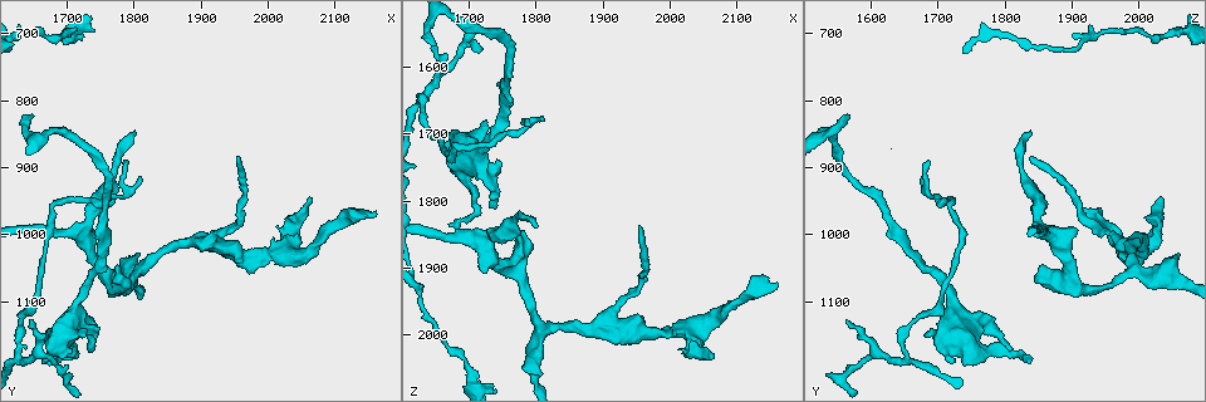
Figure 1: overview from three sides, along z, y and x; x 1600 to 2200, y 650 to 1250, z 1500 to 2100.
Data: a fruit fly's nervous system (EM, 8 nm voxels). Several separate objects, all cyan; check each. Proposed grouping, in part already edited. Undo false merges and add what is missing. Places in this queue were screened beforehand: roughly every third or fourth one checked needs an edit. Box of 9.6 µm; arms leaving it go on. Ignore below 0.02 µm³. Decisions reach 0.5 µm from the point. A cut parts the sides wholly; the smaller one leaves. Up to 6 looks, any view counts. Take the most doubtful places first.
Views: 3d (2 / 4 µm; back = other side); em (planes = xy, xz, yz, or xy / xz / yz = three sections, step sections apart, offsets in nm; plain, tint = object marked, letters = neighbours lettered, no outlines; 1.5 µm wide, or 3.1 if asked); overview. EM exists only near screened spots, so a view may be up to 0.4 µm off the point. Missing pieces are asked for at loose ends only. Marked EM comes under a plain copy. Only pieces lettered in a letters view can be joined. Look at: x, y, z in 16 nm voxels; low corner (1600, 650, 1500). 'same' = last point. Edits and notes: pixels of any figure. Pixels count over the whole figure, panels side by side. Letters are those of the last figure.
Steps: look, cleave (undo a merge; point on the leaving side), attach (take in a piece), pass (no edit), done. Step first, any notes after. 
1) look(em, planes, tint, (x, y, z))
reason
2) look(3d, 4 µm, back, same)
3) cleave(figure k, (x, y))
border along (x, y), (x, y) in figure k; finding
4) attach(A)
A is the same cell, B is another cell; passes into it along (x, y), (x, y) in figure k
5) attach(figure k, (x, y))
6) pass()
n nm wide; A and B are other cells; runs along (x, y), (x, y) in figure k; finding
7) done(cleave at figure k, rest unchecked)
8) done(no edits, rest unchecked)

look(em, xz, step 4, tint, (1655, 825, 1565))

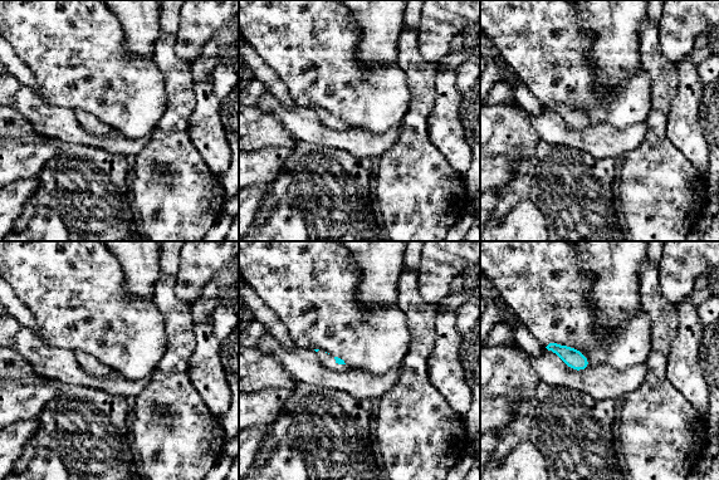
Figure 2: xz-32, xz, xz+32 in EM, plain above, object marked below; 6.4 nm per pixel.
look(em, planes, letters, same)

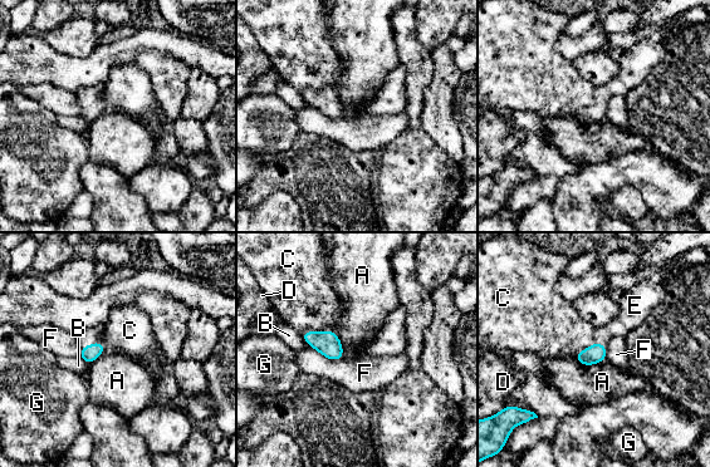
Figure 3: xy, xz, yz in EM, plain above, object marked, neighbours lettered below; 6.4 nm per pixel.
attach(E)
E is the same cell, A, B, C, D, F and G are other cells; the neuron continues

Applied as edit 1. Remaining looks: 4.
look(overview)
redraw

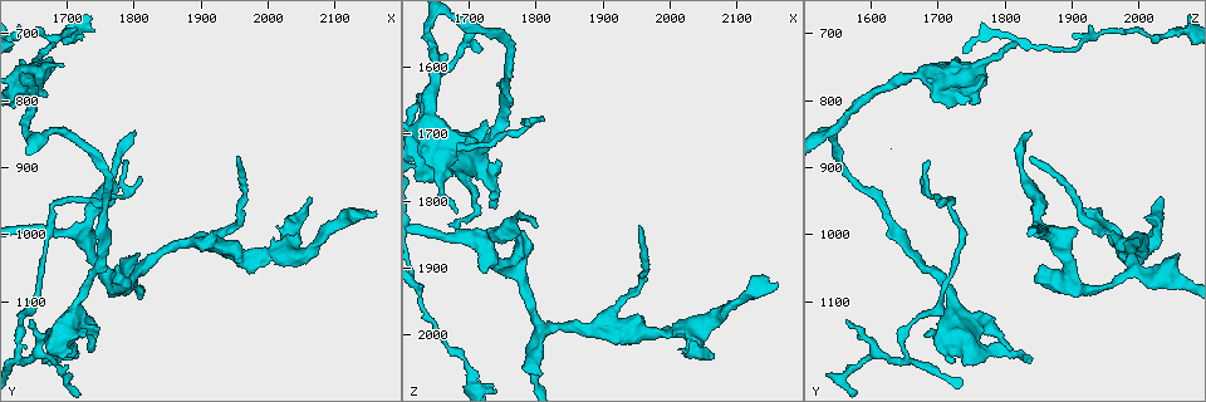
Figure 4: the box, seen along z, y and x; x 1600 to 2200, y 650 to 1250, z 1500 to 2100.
look(3d, 2 µm, (1800, 850, 1840))
long arm stops here

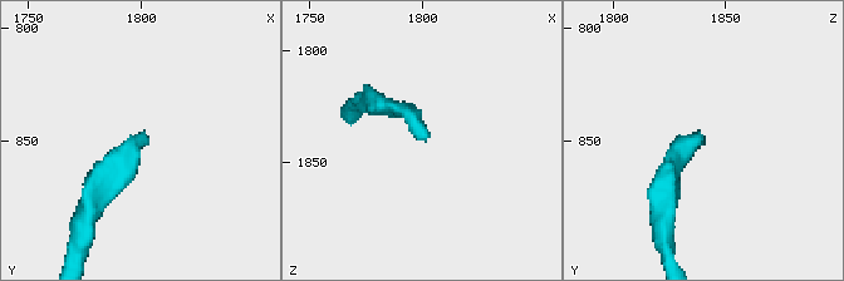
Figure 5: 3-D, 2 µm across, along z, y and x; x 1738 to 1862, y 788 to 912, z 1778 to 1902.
look(em, planes, letters, (1802, 850, 1841))

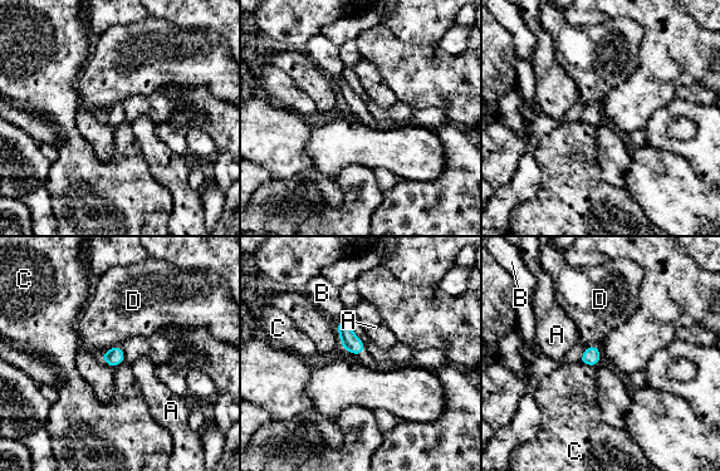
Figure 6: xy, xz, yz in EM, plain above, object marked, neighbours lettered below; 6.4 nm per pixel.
pass()
110 nm wide; A, B, C and D are other cells; border along (578, 361), (594, 367) in figure 6; none of them fits

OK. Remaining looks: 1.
done(attach at figure 3, rest unchecked)

